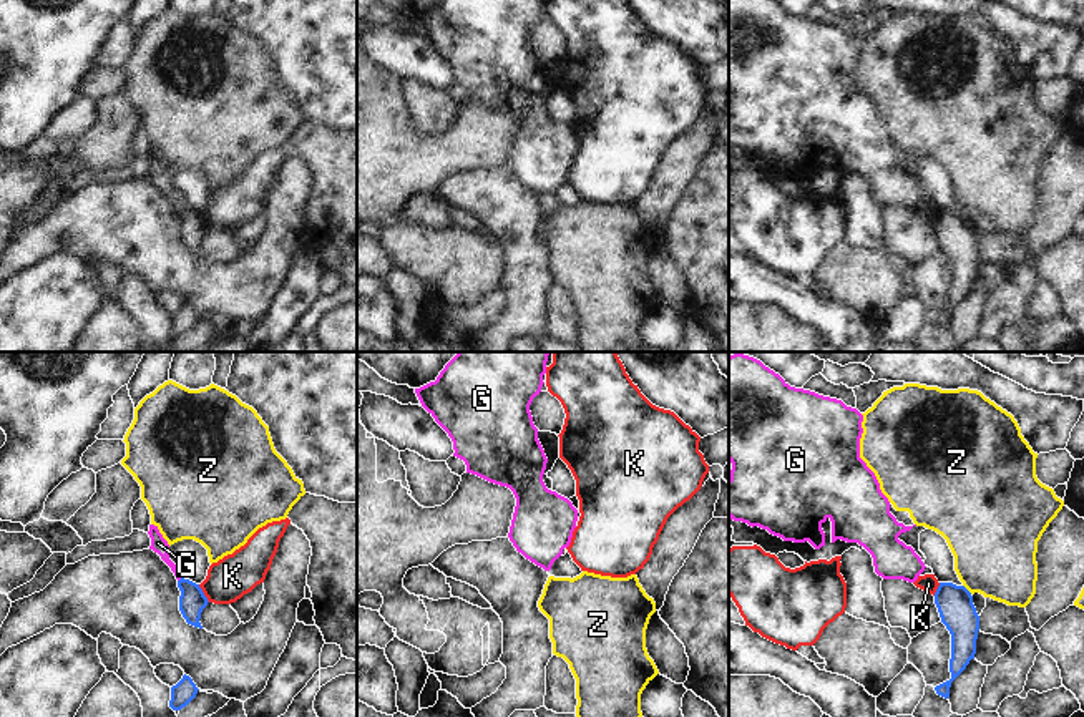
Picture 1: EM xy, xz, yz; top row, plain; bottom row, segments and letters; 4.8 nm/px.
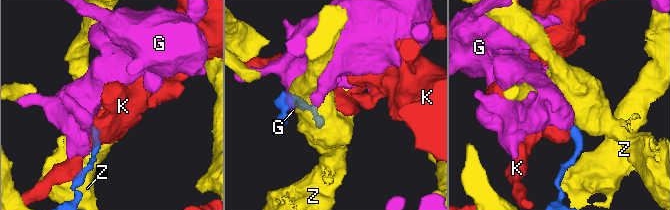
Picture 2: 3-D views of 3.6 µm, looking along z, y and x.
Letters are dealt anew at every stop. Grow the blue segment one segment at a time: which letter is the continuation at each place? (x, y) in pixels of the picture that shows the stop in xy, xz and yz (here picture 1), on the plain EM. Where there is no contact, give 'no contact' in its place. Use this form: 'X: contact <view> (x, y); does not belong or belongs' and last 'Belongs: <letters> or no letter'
G: contact xy (180, 208); does not belong
K: contact xy (203, 221); does not belong
Z: contact yz (966, 218); does not belong
Belongs: no letter

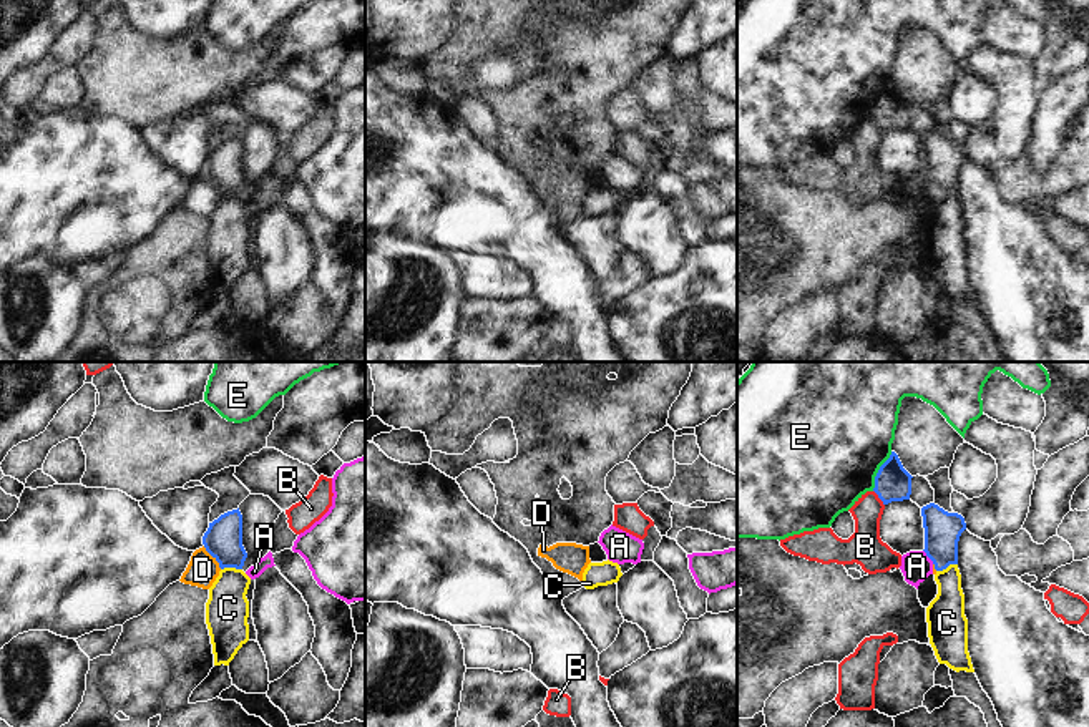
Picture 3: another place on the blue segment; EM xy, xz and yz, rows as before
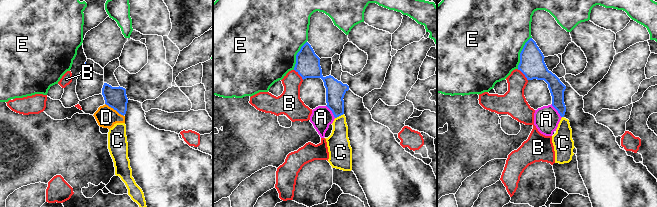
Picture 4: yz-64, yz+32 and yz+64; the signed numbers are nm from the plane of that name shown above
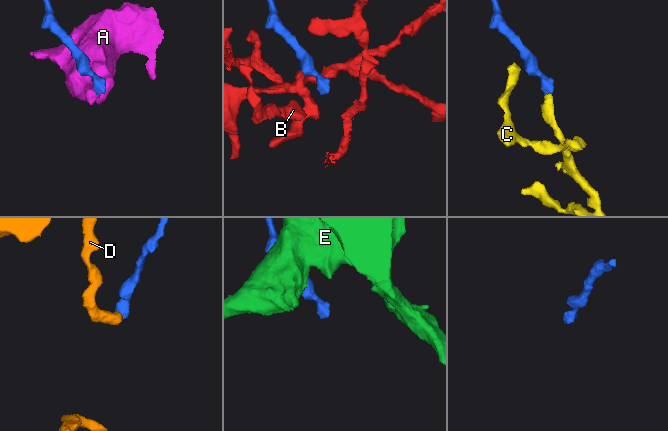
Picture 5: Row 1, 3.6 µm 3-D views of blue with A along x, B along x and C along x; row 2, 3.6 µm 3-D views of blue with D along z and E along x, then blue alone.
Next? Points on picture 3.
A: contact yz (927, 183); does not belong
B: contact yz (879, 125); does not belong
C: contact xy (231, 195); belongs
D: contact xy (213, 185); does not belong
E: contact yz (879, 100); does not belong
Belongs: C

